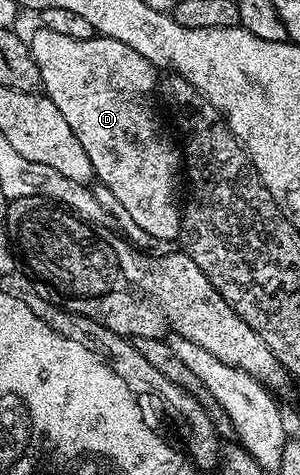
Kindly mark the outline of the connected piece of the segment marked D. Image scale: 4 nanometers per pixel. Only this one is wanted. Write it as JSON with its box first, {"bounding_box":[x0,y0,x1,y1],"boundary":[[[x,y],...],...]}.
{"bounding_box":[30,27,182,242],"boundary":[[[37,27],[36,33],[30,36],[30,47],[32,50],[32,57],[38,66],[38,74],[40,75],[40,82],[42,85],[43,95],[54,102],[54,106],[58,106],[58,110],[62,110],[62,118],[66,118],[66,123],[70,125],[70,130],[74,130],[74,138],[78,138],[87,157],[90,159],[93,175],[97,181],[107,186],[108,190],[113,192],[116,199],[122,203],[123,208],[127,210],[129,215],[133,218],[139,227],[148,232],[155,241],[162,242],[162,240],[176,240],[180,234],[181,224],[181,205],[176,204],[176,184],[178,182],[178,172],[182,170],[182,154],[179,147],[173,142],[168,142],[166,132],[162,124],[161,118],[156,115],[156,89],[158,86],[158,74],[153,65],[148,59],[143,58],[136,50],[126,46],[117,39],[106,38],[105,36],[93,36],[90,39],[66,38],[66,34],[54,34],[54,30],[49,28]]]}

